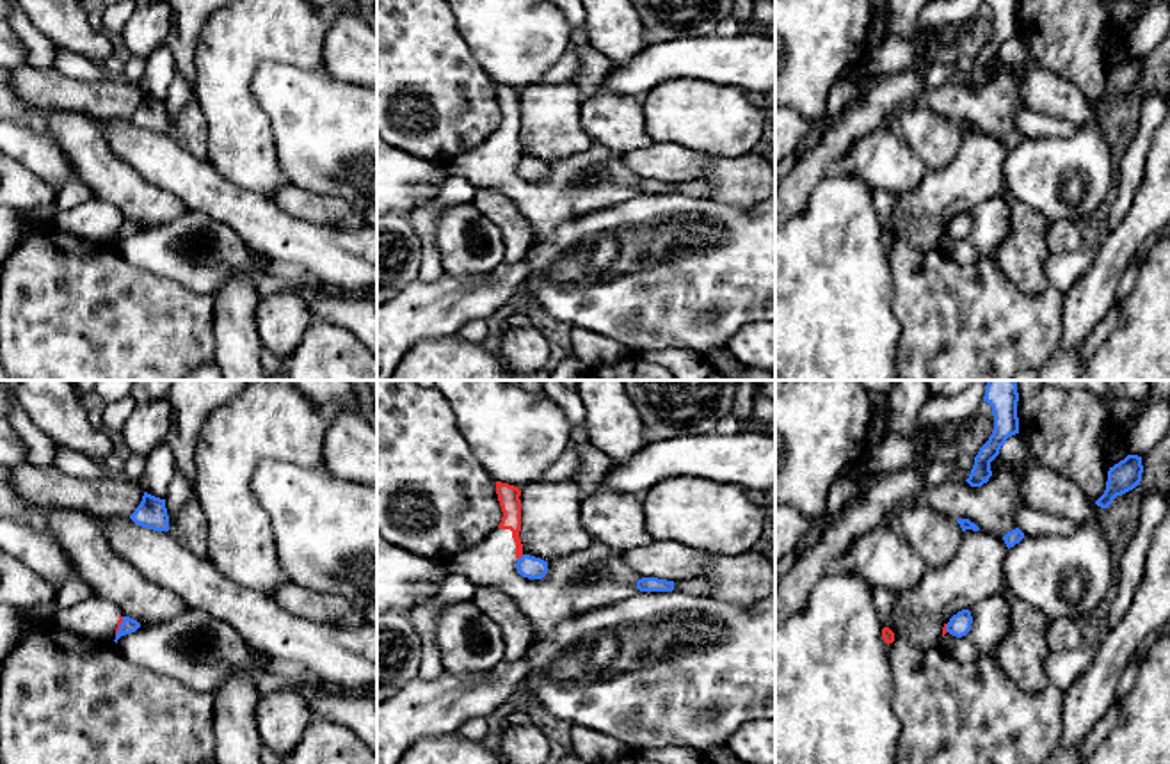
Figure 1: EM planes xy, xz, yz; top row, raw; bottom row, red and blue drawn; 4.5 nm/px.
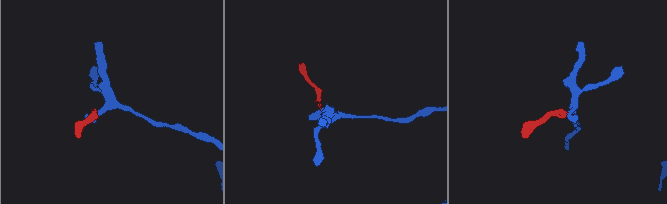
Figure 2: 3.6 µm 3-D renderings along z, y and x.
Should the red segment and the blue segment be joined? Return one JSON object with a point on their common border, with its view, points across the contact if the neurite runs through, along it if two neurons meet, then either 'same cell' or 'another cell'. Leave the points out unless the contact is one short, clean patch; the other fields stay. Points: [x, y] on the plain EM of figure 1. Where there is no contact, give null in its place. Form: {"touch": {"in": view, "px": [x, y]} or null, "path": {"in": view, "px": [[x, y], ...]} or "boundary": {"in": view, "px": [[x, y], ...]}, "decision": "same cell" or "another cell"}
{"touch": {"in": "xz", "px": [520, 159]}, "boundary": {"in": "xz", "px": [[523, 157], [518, 162]]}, "decision": "another cell"}

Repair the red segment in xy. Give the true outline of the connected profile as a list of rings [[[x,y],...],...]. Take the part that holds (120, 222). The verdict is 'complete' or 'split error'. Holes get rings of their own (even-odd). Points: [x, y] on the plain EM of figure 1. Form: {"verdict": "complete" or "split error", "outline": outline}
{"verdict": "split error", "outline": [[[89,199],[68,211],[53,210],[55,224],[96,243],[114,243],[123,224],[119,210],[100,199]]]}

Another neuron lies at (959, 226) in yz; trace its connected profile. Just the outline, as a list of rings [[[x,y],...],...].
[[[962,211],[950,220],[946,233],[957,240],[962,240],[971,233],[971,226],[973,226],[971,213]]]

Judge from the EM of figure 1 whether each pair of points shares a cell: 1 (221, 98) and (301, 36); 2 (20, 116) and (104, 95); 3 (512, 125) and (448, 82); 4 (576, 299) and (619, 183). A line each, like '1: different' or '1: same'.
1: same
2: different
3: different
4: different

